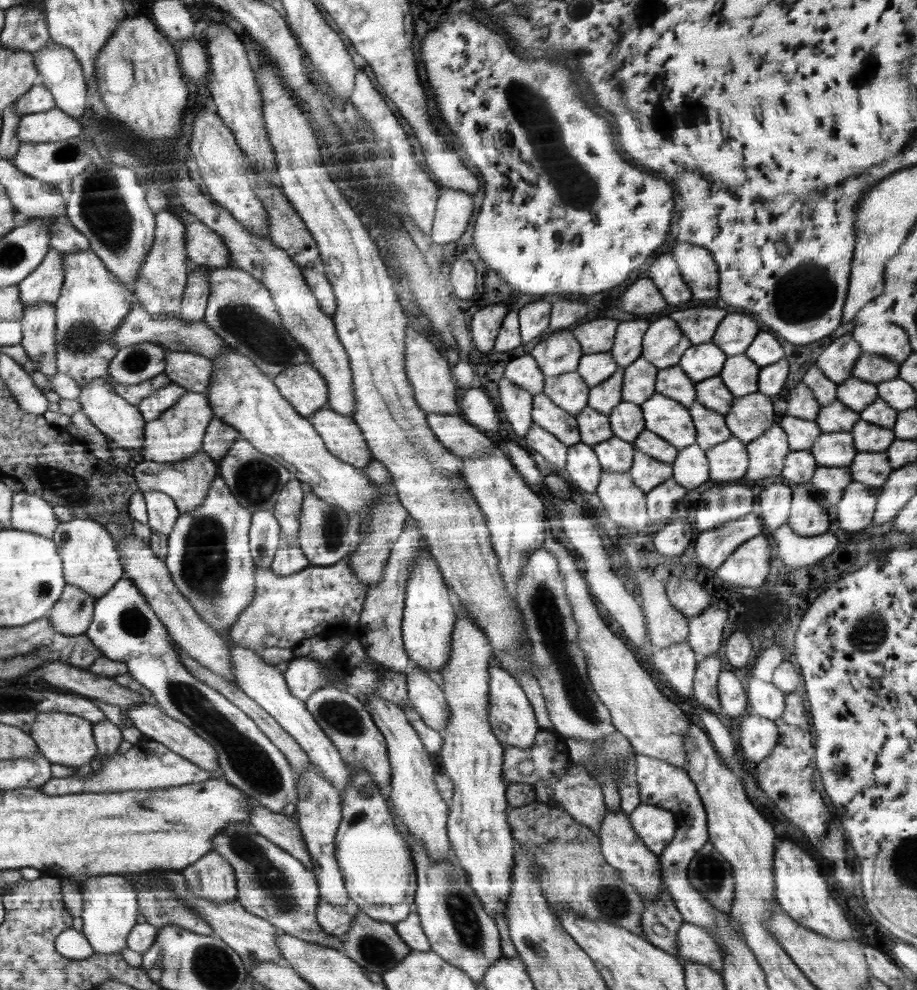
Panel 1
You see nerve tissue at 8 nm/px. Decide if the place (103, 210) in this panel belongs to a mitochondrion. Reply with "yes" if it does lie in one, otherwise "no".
yes

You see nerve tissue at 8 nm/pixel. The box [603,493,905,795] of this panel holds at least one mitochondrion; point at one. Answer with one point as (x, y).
(872, 642)

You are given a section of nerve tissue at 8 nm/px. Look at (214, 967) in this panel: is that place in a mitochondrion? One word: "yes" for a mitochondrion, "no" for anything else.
yes

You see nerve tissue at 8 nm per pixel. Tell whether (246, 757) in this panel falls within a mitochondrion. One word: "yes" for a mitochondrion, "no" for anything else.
yes

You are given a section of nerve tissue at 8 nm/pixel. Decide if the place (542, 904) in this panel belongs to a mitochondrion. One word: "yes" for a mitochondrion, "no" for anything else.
no

